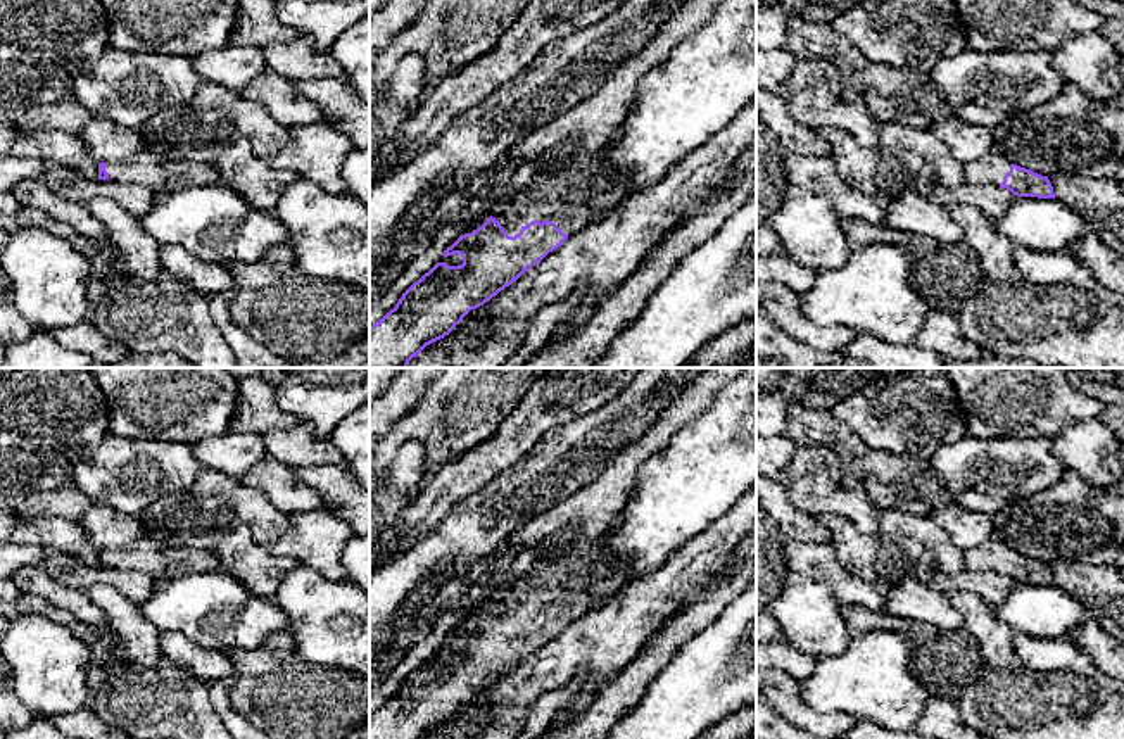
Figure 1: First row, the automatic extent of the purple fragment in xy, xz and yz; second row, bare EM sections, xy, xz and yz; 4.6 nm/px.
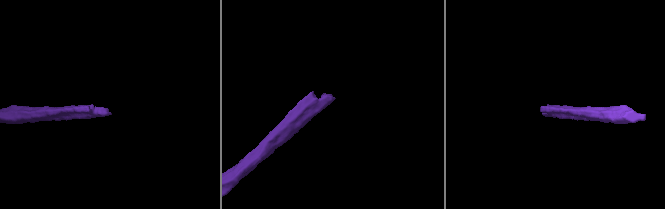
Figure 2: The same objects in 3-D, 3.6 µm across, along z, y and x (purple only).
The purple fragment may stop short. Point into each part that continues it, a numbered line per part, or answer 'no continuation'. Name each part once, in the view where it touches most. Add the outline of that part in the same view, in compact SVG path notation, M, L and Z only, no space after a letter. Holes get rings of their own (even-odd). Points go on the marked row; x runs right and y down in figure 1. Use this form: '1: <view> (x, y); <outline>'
1: xz (562, 195); M609 140L601 150L587 155L577 154L561 166L537 174L527 192L521 192L509 211L499 218L502 230L515 237L530 221L553 221L565 235L571 237L613 209L623 186L601 197L589 192L590 181L604 171L613 147Z

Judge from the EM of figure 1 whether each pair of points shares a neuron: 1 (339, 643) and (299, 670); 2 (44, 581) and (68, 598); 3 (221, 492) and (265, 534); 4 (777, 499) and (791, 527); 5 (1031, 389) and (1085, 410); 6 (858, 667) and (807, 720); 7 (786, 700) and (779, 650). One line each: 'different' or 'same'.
1: different
2: same
3: same
4: same
5: same
6: different
7: different

